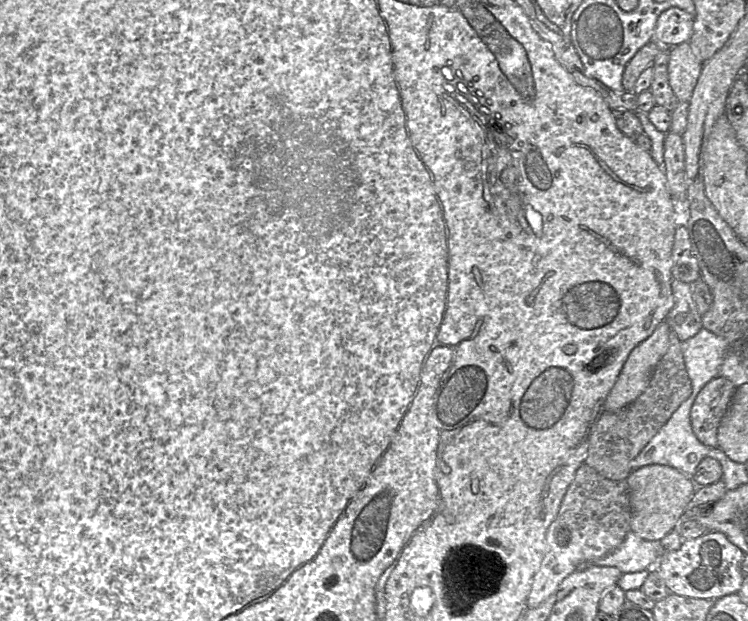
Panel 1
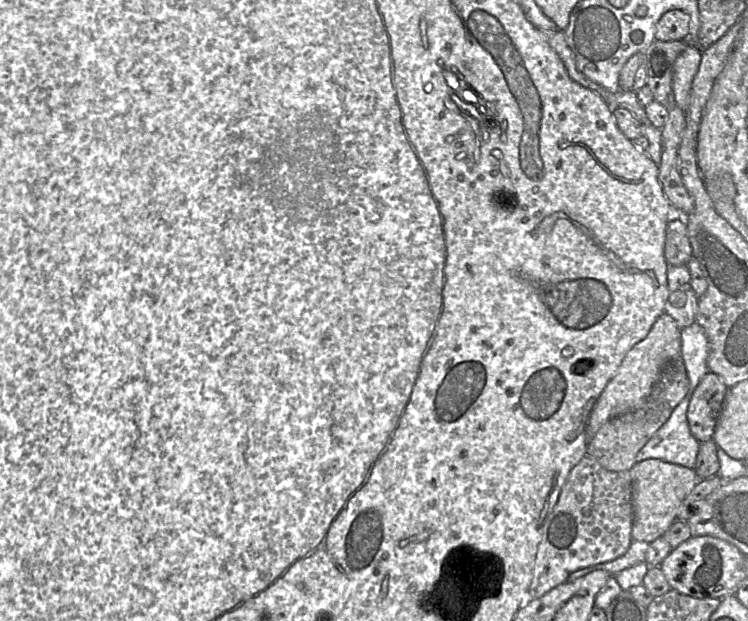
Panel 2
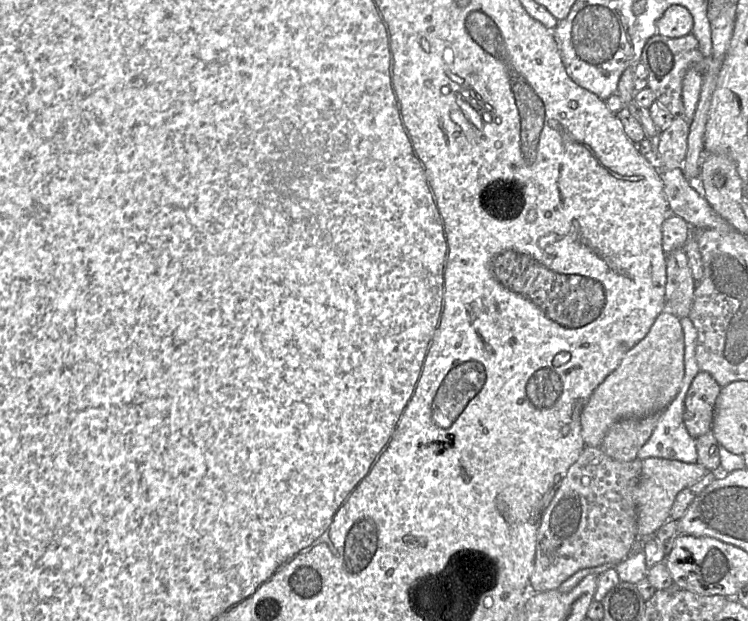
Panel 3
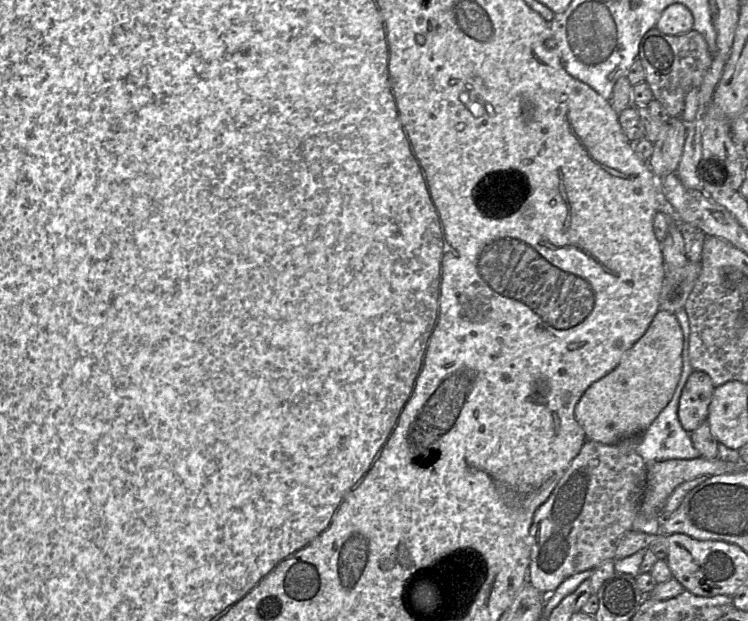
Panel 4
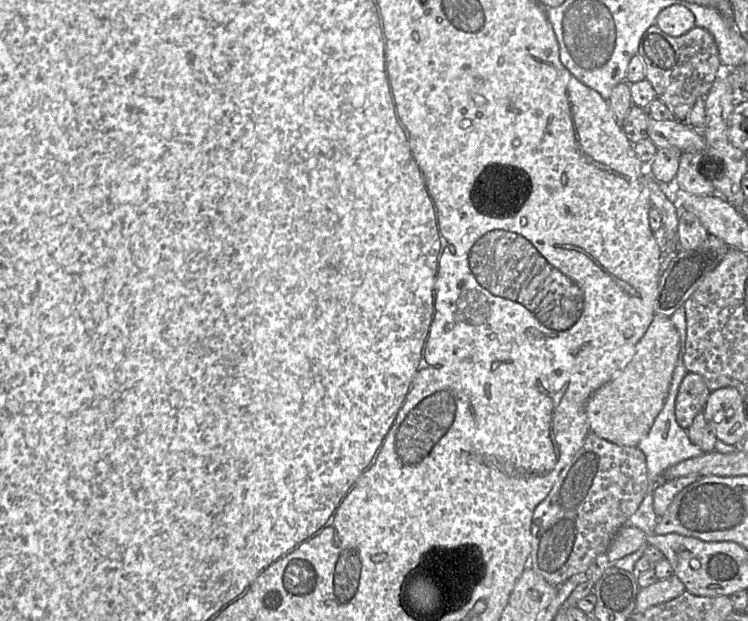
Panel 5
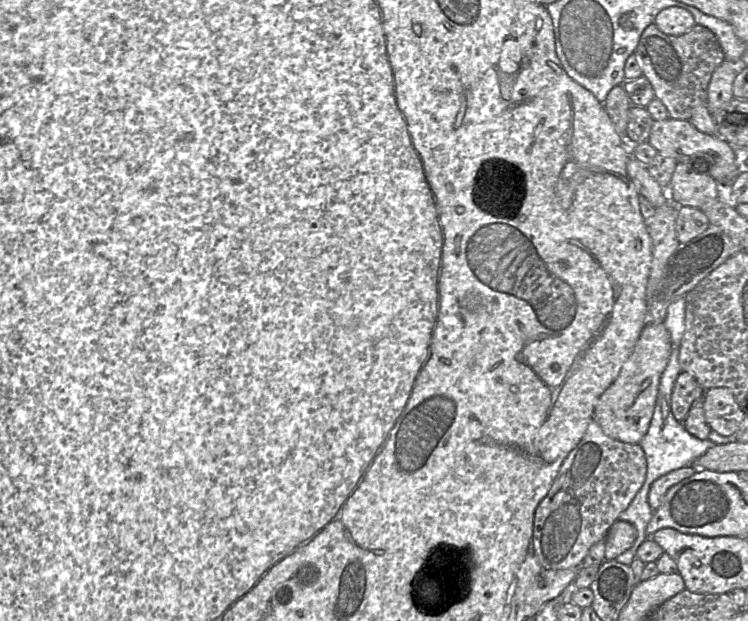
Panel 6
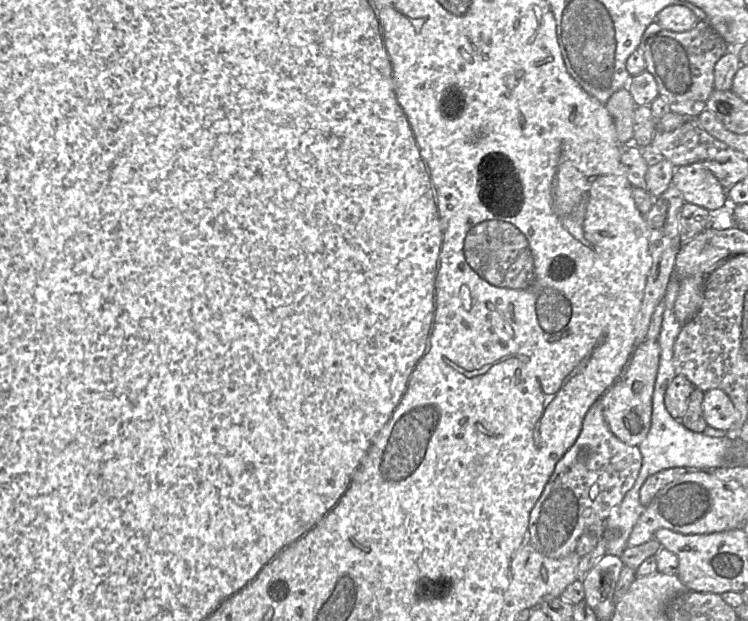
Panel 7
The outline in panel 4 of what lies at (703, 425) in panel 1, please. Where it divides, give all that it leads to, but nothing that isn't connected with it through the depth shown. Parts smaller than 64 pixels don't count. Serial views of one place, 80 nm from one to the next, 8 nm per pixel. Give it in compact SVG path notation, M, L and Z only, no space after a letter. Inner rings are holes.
M694 370L688 377L678 405L678 419L688 433L707 422L708 407L715 388L710 376L703 371Z

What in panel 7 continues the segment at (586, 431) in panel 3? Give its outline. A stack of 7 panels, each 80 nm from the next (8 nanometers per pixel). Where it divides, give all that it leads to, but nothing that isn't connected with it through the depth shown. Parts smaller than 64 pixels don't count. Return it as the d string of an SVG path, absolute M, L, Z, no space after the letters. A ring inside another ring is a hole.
M644 340L637 345L622 371L622 376L601 397L604 419L611 432L624 444L638 446L647 436L652 419L652 396L660 361L660 346L657 340Z

